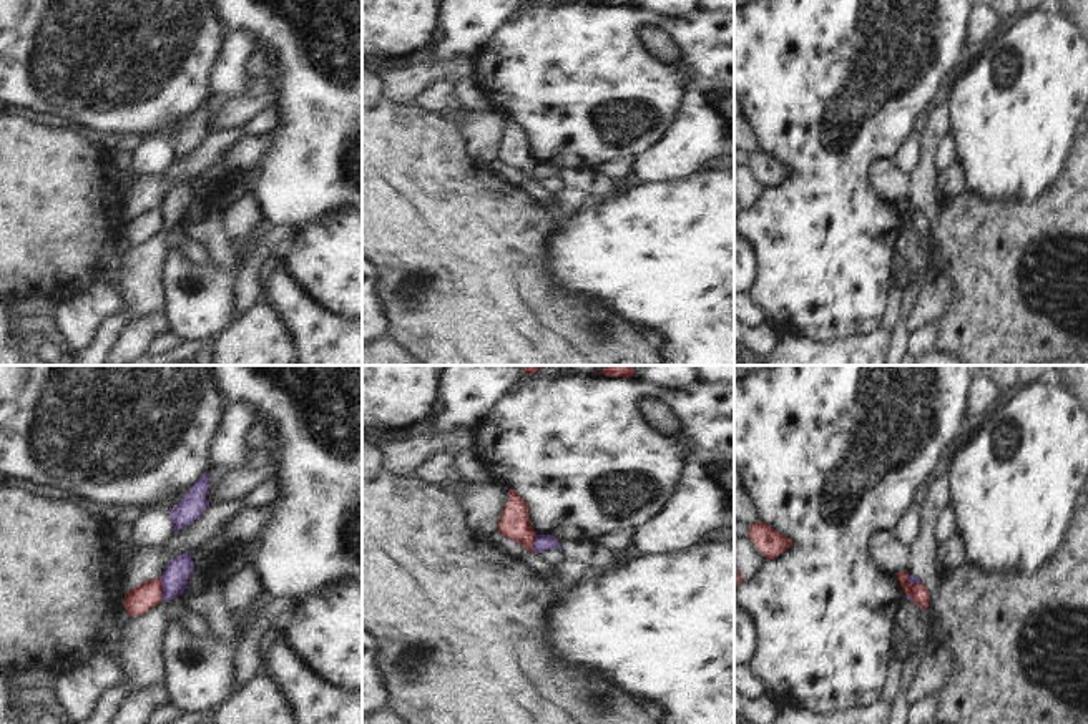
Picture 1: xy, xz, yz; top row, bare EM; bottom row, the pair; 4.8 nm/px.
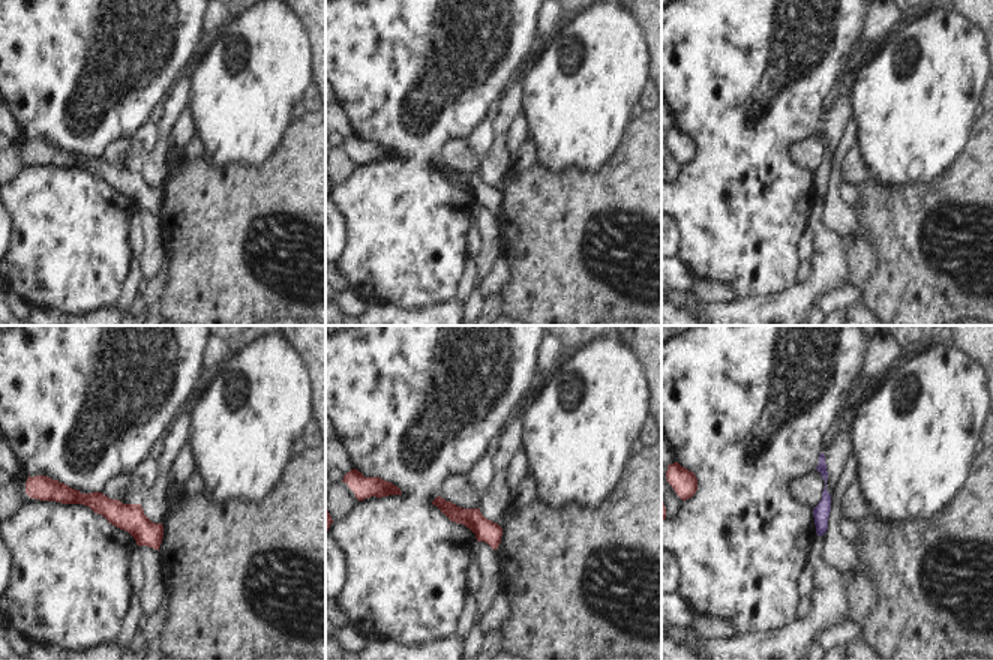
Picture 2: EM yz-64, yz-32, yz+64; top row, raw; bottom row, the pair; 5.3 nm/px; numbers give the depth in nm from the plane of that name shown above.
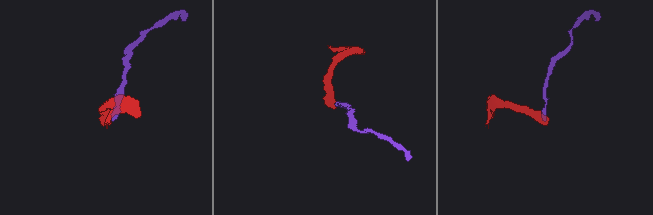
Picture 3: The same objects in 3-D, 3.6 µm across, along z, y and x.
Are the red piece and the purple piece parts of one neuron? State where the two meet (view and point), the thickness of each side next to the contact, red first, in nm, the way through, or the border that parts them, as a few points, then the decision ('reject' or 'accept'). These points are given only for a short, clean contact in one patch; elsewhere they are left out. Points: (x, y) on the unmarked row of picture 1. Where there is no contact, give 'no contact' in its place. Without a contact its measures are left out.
xy (161, 216) | 130/130 nm | along xy (158, 205), (163, 228) | reject

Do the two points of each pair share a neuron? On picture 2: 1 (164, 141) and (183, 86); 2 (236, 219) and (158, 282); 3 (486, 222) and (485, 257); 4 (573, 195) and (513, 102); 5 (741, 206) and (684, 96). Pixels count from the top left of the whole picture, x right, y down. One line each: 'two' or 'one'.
1: one
2: two
3: one
4: two
5: one

